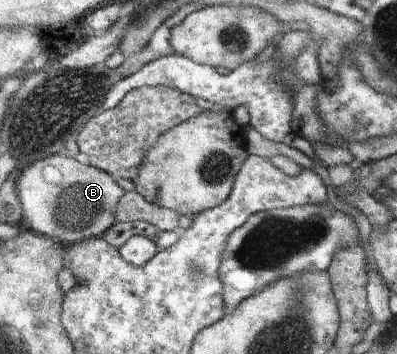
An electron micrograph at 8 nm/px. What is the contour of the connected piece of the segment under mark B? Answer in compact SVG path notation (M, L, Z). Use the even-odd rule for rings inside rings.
M52 155L48 159L39 159L31 164L22 166L20 177L17 179L16 187L18 199L22 207L21 224L28 227L28 230L36 232L46 237L54 237L58 241L80 241L80 239L98 238L102 235L112 223L112 211L116 205L116 199L120 197L120 189L114 183L104 170L98 171L97 167L88 167L88 165L80 165L76 159L68 159L68 157L58 157ZM58 209L62 209L66 217L58 217Z

